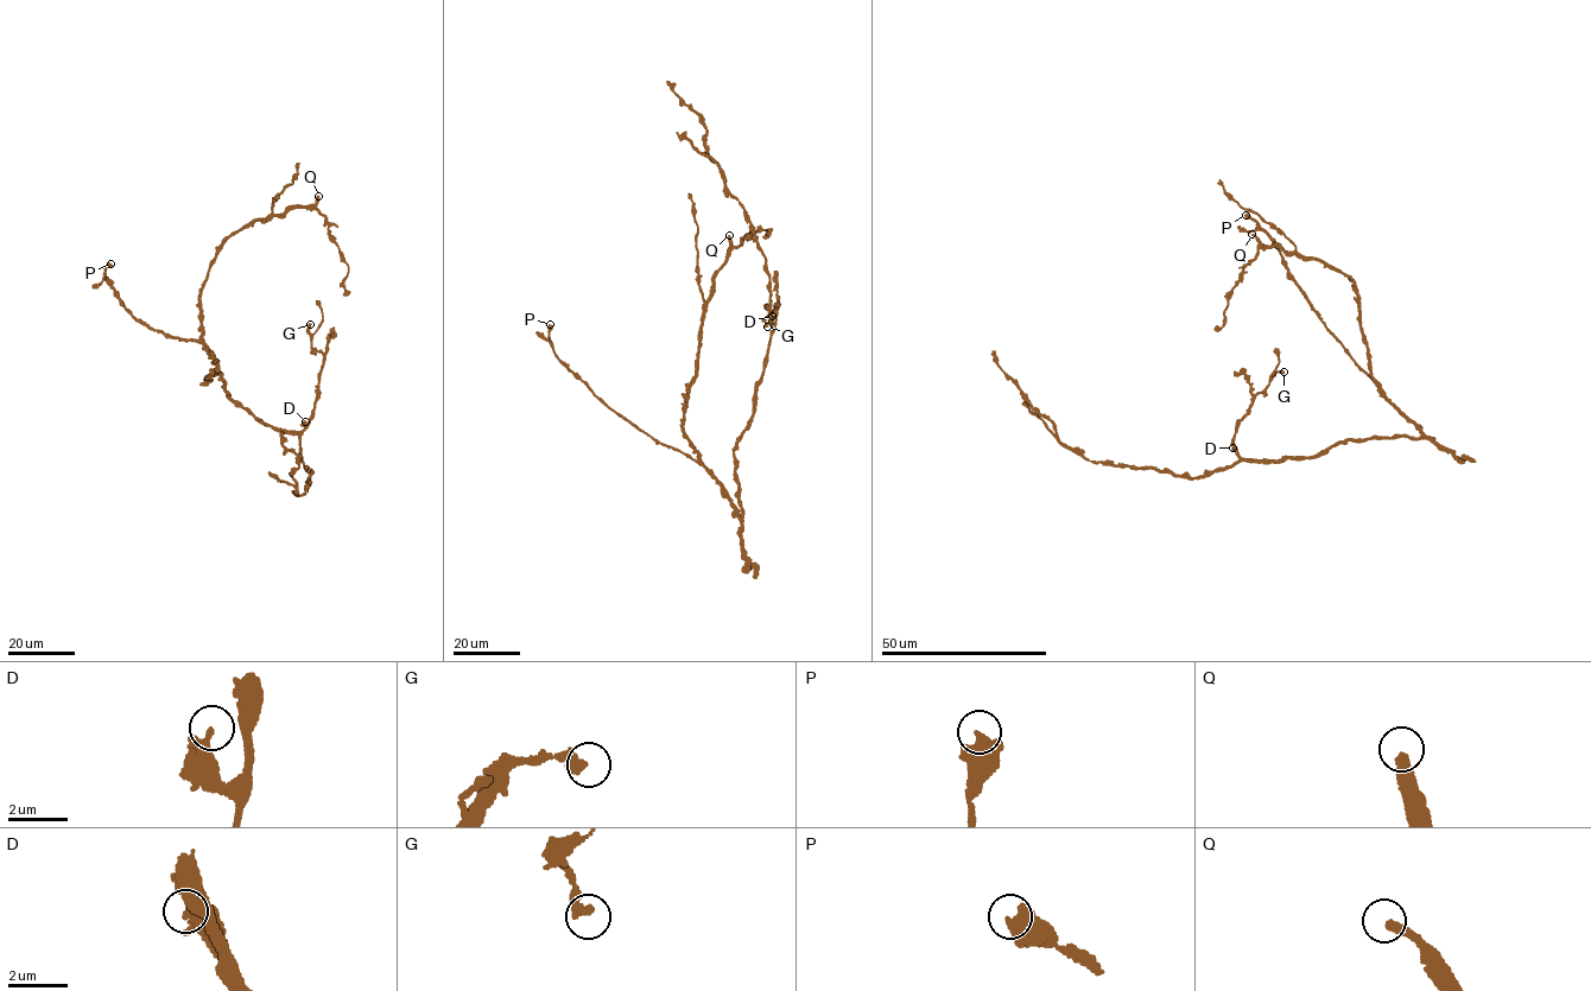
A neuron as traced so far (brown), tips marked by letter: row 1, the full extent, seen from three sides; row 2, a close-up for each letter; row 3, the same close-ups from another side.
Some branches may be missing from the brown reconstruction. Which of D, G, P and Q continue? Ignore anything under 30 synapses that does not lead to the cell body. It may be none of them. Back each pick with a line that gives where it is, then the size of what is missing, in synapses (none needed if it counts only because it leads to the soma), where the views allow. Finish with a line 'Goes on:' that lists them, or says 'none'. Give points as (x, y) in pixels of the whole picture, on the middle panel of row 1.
Q: Place: (729, 235). Roughly 40 synapses
Goes on: Q

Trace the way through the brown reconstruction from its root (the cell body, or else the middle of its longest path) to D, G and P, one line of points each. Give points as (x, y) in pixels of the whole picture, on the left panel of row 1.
D: (223, 381), (230, 400), (262, 424), (297, 432), (304, 429), (305, 421)
G: (223, 381), (230, 400), (262, 424), (289, 432), (304, 429), (314, 413), (323, 357), (312, 347), (310, 324)
P: (223, 381), (219, 361), (205, 345), (153, 330), (125, 309), (111, 281), (105, 277), (111, 264)

